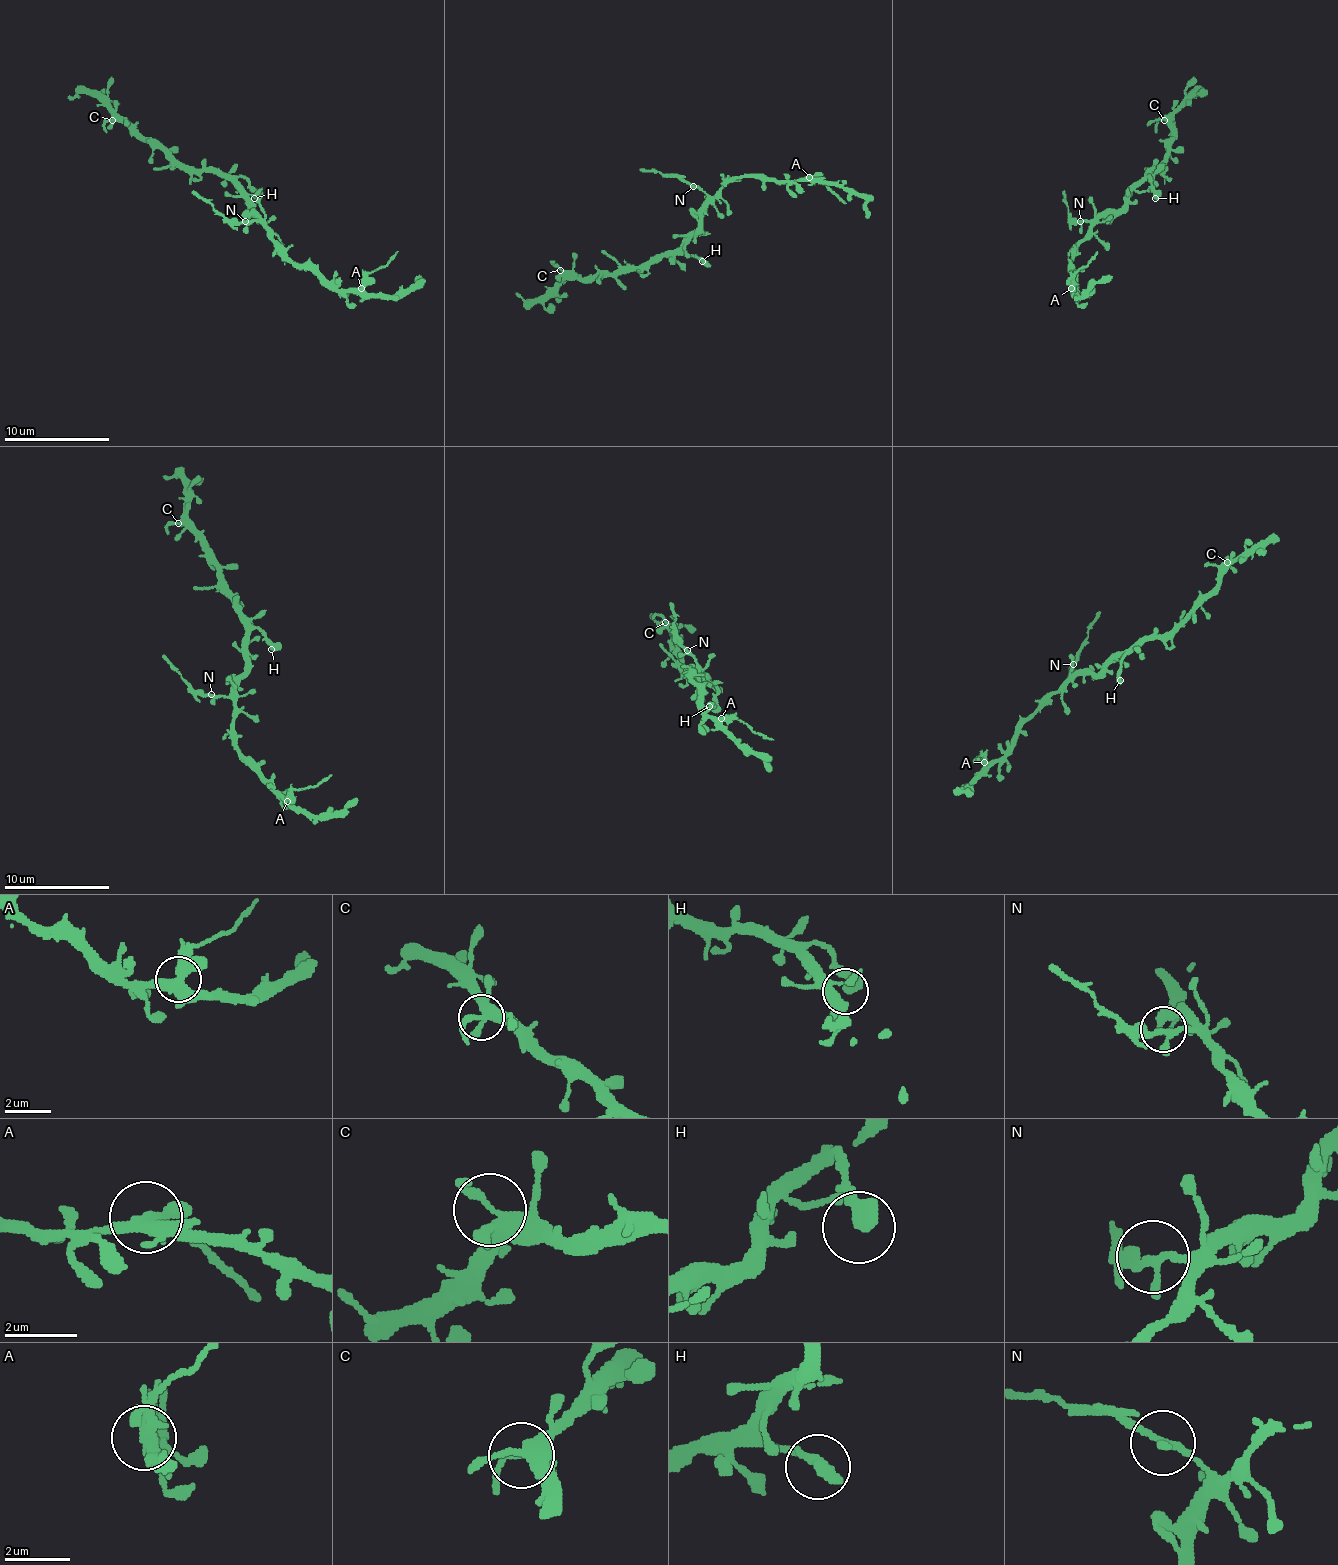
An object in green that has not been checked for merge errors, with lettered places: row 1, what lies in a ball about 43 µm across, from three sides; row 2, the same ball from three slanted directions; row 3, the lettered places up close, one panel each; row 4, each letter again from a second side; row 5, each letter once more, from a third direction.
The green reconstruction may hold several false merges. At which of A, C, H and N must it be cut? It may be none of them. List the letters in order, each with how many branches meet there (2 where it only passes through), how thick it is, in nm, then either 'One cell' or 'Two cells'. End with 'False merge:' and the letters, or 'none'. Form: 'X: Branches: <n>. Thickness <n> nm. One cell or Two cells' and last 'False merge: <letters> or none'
A: Branches: 3. Thickness 400 nm. Two cells
C: Branches: 3. Thickness 280 nm. One cell
H: Branches: 1. Thickness 480 nm. One cell
N: Branches: 2. Thickness 240 nm. Two cells
False merge: A, N

